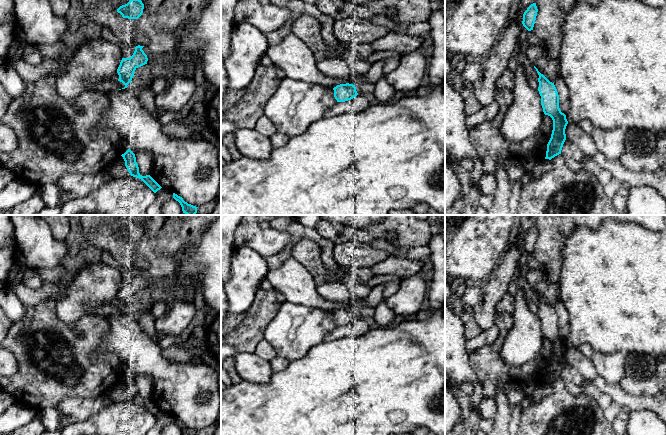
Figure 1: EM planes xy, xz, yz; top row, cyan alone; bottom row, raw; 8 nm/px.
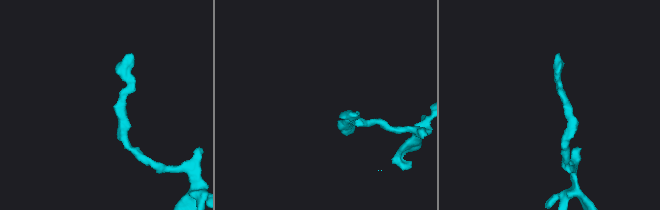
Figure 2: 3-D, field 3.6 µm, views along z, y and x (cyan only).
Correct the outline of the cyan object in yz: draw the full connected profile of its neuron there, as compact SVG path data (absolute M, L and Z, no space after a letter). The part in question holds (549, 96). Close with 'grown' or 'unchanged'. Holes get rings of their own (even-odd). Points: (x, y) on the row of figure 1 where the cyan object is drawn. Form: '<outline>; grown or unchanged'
M536 69L539 78L538 91L541 96L541 105L545 115L553 120L553 130L551 138L547 144L545 159L551 160L555 156L561 154L563 144L566 140L565 129L568 124L566 115L559 108L559 95L554 83L550 82L538 69Z; unchanged

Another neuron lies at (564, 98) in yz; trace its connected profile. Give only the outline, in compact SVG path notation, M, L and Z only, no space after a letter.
M561 76L555 80L554 85L559 95L559 108L561 112L566 115L570 110L570 95L568 87Z

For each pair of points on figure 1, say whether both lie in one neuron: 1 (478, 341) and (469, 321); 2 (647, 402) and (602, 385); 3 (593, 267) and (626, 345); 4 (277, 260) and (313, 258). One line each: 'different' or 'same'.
1: different
2: same
3: same
4: different

